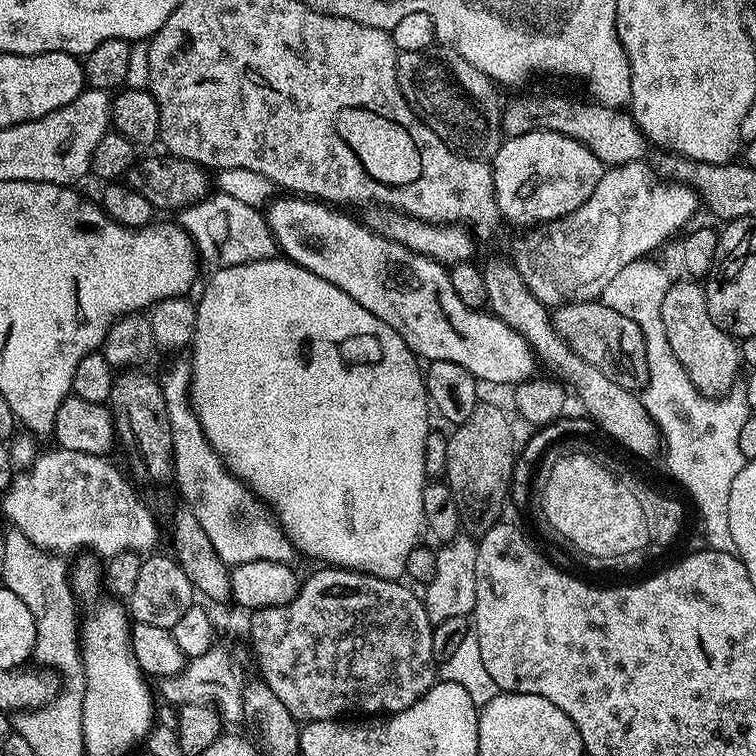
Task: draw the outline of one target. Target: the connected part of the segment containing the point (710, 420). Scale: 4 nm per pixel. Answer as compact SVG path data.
M667 339L664 348L646 348L646 362L648 379L642 384L642 399L661 434L664 464L696 503L709 549L735 553L734 538L730 538L728 499L730 486L746 463L742 450L738 450L738 433L750 415L744 389L733 387L727 396L719 398L703 396L690 382L686 370L682 370L678 358L674 358Z

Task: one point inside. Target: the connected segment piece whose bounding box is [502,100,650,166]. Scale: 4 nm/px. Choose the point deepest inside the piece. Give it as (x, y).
(611, 134)

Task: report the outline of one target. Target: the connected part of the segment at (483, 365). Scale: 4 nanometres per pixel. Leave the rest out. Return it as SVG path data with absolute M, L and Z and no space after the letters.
M284 194L281 197L281 200L273 199L266 208L268 225L276 240L277 249L295 264L301 264L306 270L318 274L318 278L326 278L326 282L350 294L350 298L354 298L358 306L366 306L366 310L370 310L374 318L382 318L386 326L398 330L406 346L410 346L410 350L415 352L421 361L458 362L458 366L466 366L466 370L470 370L470 374L474 374L477 381L485 385L515 386L524 380L533 379L538 357L526 338L518 334L518 330L492 315L491 311L466 306L466 302L458 298L445 265L378 234L373 228L369 228L367 223L360 221L359 224L354 217L347 216L344 213L346 211L331 203L295 194Z

